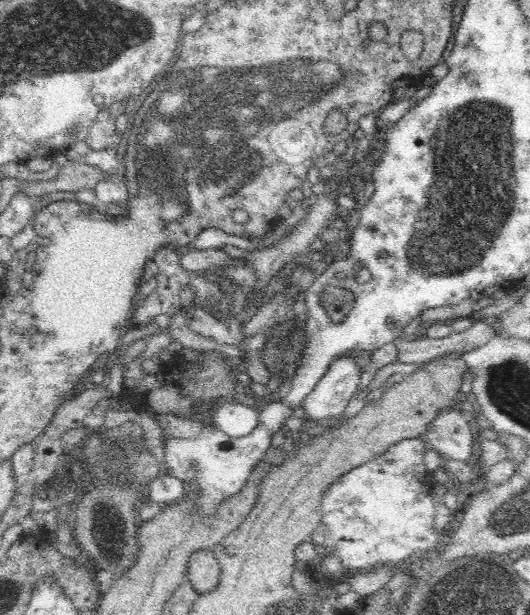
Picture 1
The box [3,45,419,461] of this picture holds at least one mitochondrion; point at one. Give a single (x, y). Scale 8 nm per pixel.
(236, 104)

